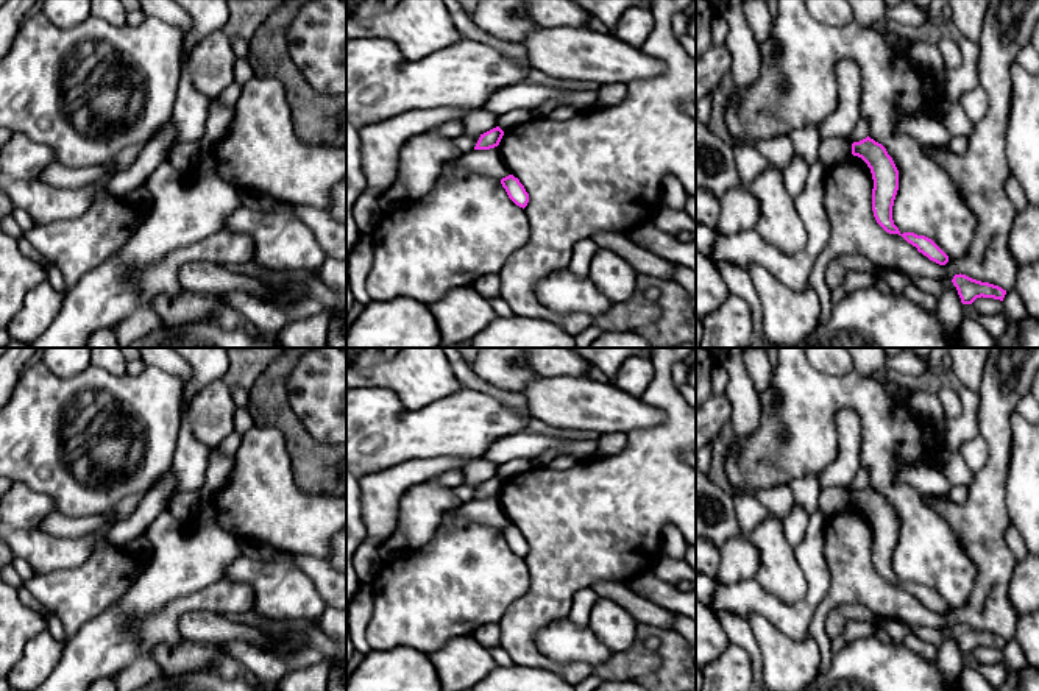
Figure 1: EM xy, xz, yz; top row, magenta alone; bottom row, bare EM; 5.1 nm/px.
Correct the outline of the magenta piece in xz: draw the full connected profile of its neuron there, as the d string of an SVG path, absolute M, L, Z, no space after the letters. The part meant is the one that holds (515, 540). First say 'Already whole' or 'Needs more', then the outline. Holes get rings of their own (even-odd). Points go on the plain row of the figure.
Already whole. M509 524L501 529L502 537L505 538L509 547L520 557L526 557L529 552L529 543L526 541L524 535L520 532L518 527Z

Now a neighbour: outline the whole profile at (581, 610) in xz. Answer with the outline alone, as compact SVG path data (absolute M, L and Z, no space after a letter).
M591 586L579 590L573 599L569 619L576 625L587 629L590 625L591 607L594 605L596 601L598 596Z

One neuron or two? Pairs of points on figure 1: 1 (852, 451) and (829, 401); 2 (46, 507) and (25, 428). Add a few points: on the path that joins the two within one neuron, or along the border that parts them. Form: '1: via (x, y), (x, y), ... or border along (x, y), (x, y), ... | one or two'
1: border along (851, 407), (836, 415), (836, 454) | two
2: border along (16, 481), (44, 492), (56, 509) | two

